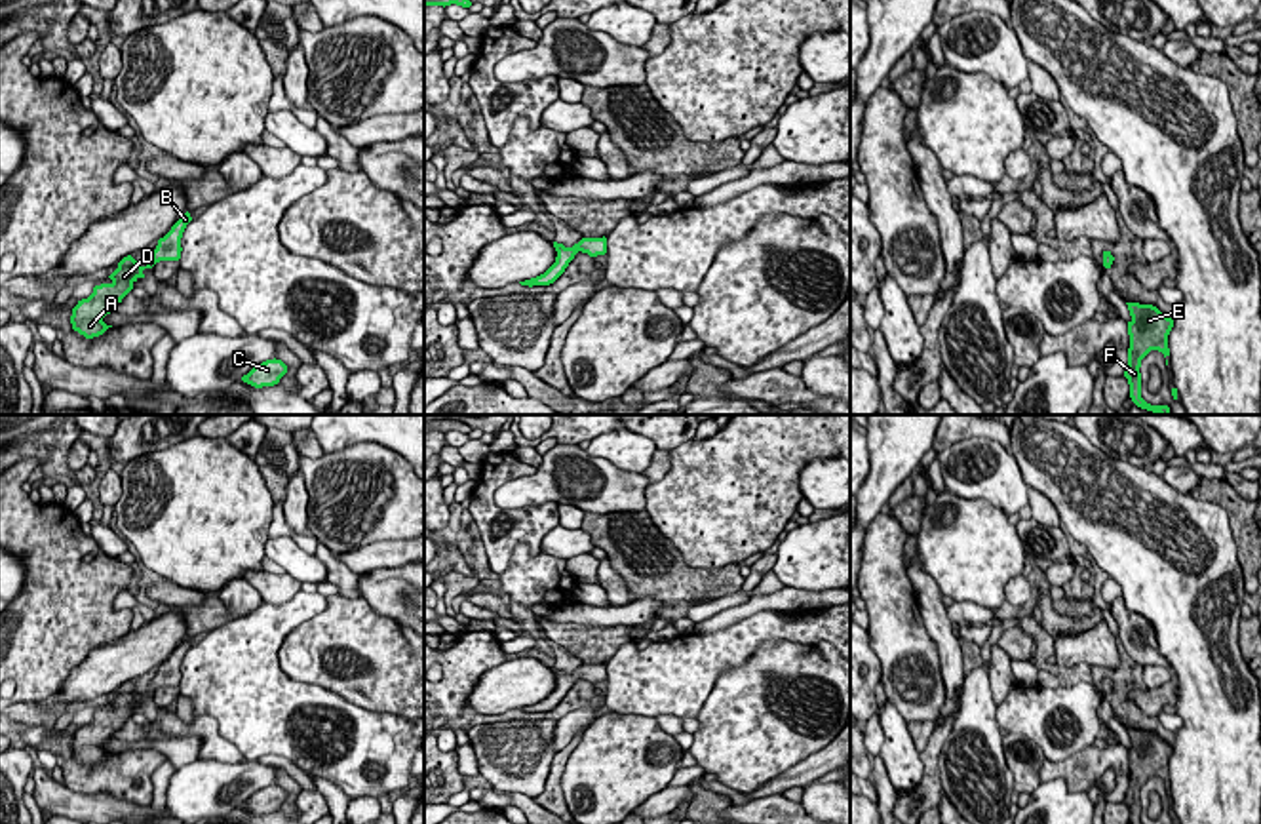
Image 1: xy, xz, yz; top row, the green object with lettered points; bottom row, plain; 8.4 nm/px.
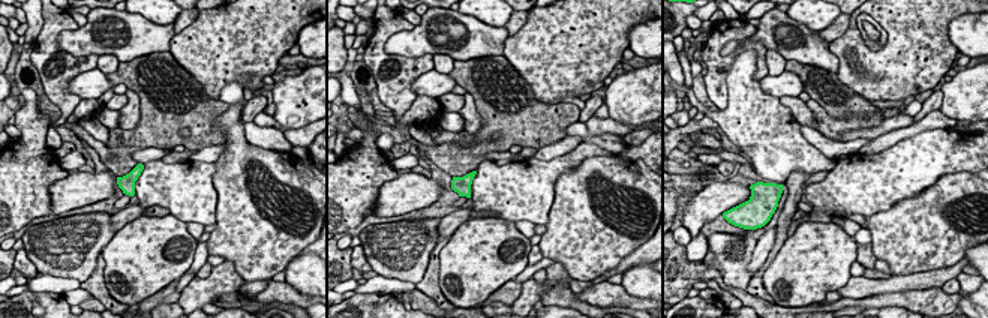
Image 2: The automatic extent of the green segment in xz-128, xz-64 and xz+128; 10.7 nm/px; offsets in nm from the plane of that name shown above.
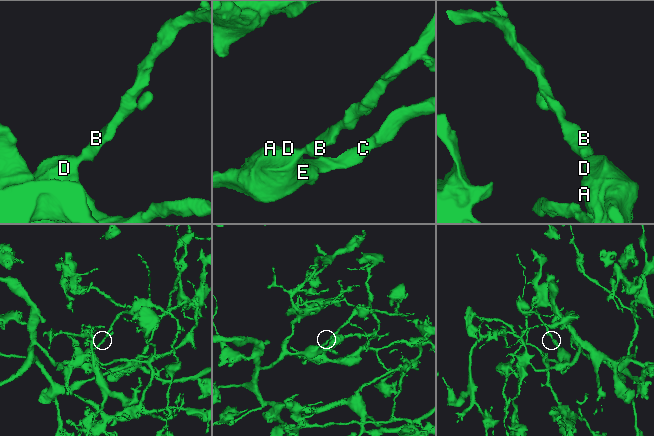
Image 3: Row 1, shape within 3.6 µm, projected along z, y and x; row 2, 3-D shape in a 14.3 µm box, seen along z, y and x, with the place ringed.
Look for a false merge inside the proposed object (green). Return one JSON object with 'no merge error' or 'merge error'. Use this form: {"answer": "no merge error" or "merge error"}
{"answer": "no merge error"}

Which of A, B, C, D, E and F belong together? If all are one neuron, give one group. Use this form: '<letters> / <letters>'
A B C D E F

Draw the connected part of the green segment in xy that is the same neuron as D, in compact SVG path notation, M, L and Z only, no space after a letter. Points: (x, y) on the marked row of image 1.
M186 211L171 226L171 230L158 240L158 245L152 251L152 259L146 266L141 266L131 255L124 257L118 263L118 268L108 276L112 282L95 285L93 293L87 299L78 301L78 304L72 308L72 329L84 335L86 339L93 339L112 327L107 325L103 318L110 314L118 303L122 303L122 299L133 289L133 284L139 278L145 278L143 270L152 268L160 261L181 259L181 238L190 221L192 217Z

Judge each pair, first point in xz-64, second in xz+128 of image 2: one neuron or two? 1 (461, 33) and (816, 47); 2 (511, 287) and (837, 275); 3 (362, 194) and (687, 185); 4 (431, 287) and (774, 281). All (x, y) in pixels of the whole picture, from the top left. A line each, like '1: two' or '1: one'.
1: one
2: two
3: one
4: two

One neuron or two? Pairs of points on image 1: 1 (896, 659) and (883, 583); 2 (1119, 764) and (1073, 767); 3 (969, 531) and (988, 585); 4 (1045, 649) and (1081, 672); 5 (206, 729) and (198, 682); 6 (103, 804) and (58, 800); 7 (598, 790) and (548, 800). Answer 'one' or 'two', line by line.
1: one
2: one
3: one
4: one
5: two
6: one
7: two

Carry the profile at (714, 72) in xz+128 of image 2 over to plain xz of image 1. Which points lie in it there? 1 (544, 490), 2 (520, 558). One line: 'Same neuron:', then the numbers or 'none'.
Same neuron: none

